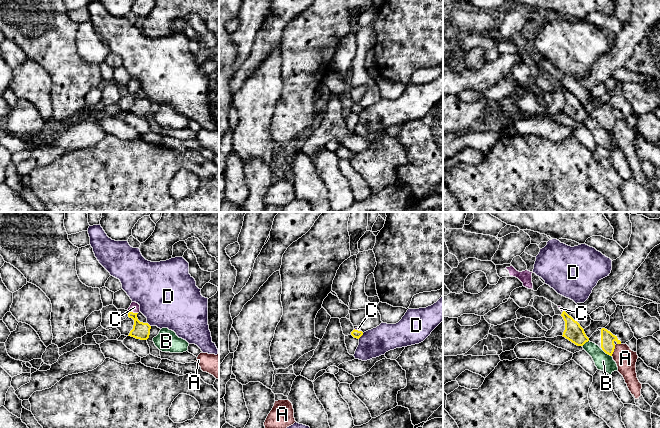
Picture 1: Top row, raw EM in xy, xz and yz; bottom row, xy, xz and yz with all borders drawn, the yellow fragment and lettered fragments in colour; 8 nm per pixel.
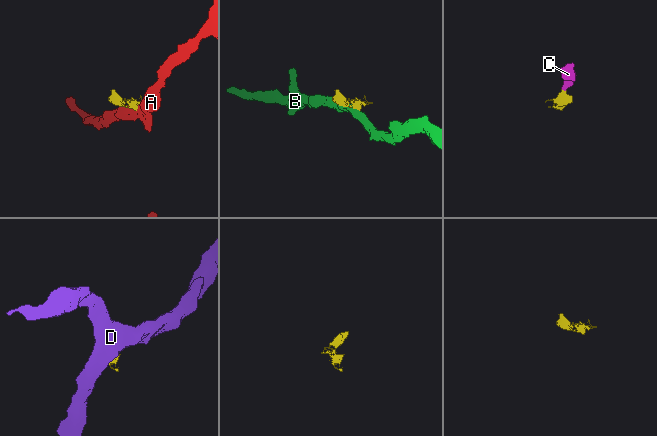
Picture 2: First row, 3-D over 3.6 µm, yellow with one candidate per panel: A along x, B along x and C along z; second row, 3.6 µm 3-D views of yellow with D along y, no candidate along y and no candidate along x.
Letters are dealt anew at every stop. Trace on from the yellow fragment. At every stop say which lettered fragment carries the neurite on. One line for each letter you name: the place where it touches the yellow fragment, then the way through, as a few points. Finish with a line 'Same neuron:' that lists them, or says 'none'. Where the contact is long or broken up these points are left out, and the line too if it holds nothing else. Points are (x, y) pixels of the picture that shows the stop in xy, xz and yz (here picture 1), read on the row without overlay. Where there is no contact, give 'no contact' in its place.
C: xy (132, 88) | across xy (140, 106), (132, 88), (134, 83)
Same neuron: C

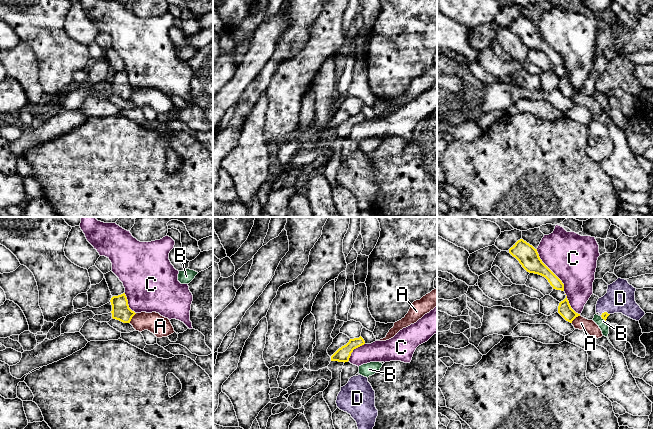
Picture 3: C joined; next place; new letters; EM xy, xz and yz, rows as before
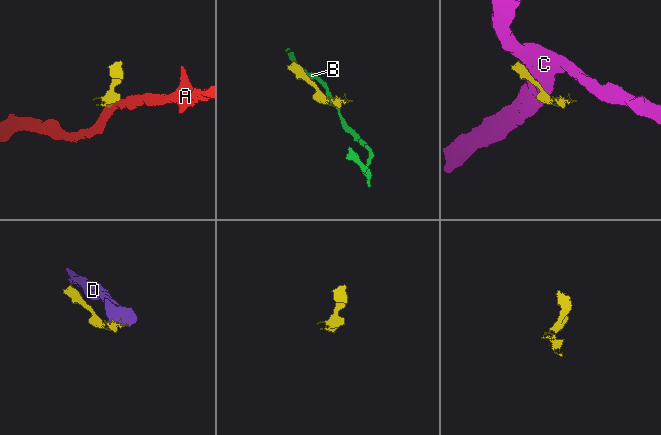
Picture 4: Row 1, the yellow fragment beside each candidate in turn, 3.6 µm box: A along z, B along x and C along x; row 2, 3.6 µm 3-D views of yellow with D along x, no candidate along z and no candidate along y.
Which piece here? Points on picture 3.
D: yz (605, 88)
Same neuron: D

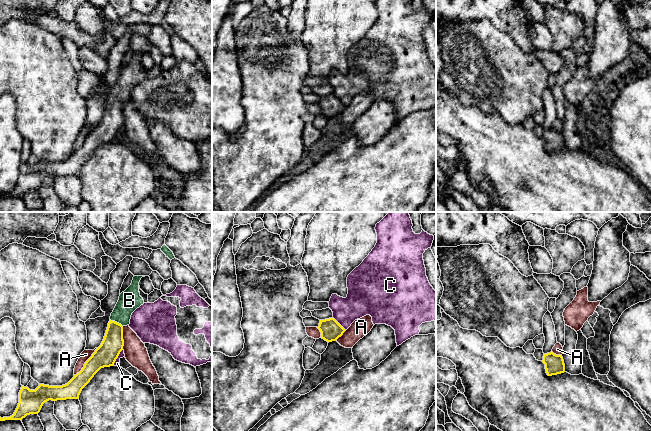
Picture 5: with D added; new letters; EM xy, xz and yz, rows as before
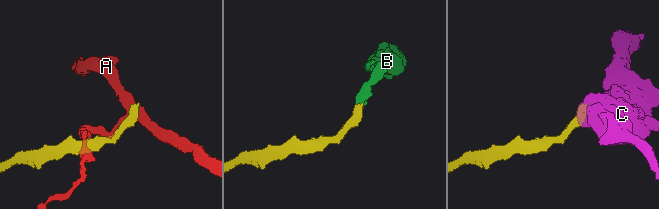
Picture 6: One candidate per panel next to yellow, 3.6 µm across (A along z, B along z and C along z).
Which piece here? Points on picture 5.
B: xy (116, 98) | across xy (112, 120), (116, 98), (129, 76)
Same neuron: B

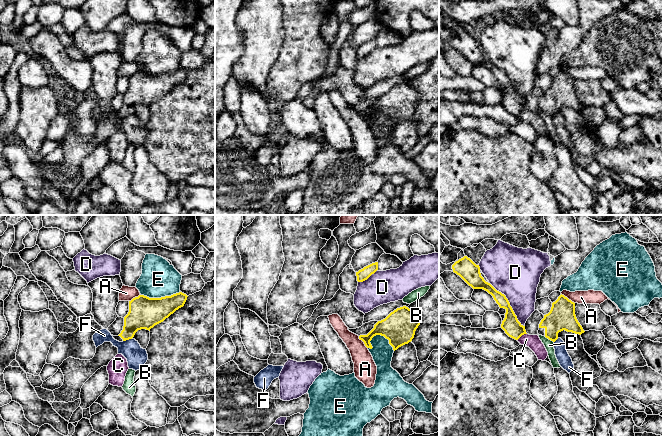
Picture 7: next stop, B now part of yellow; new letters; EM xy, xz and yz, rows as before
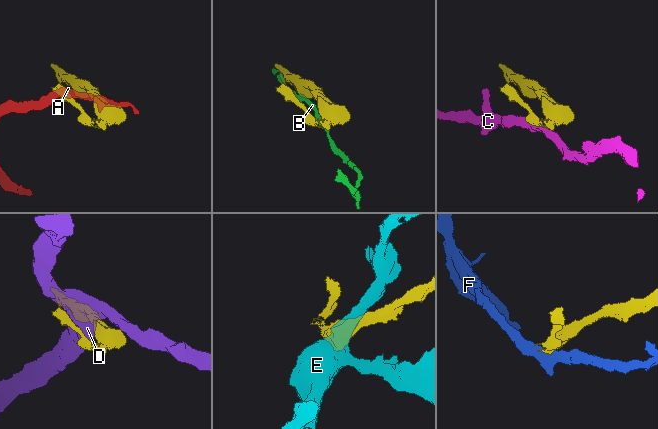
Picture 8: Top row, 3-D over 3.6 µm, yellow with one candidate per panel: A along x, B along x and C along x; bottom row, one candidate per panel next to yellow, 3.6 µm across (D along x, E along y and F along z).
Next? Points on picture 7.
Same neuron: none

